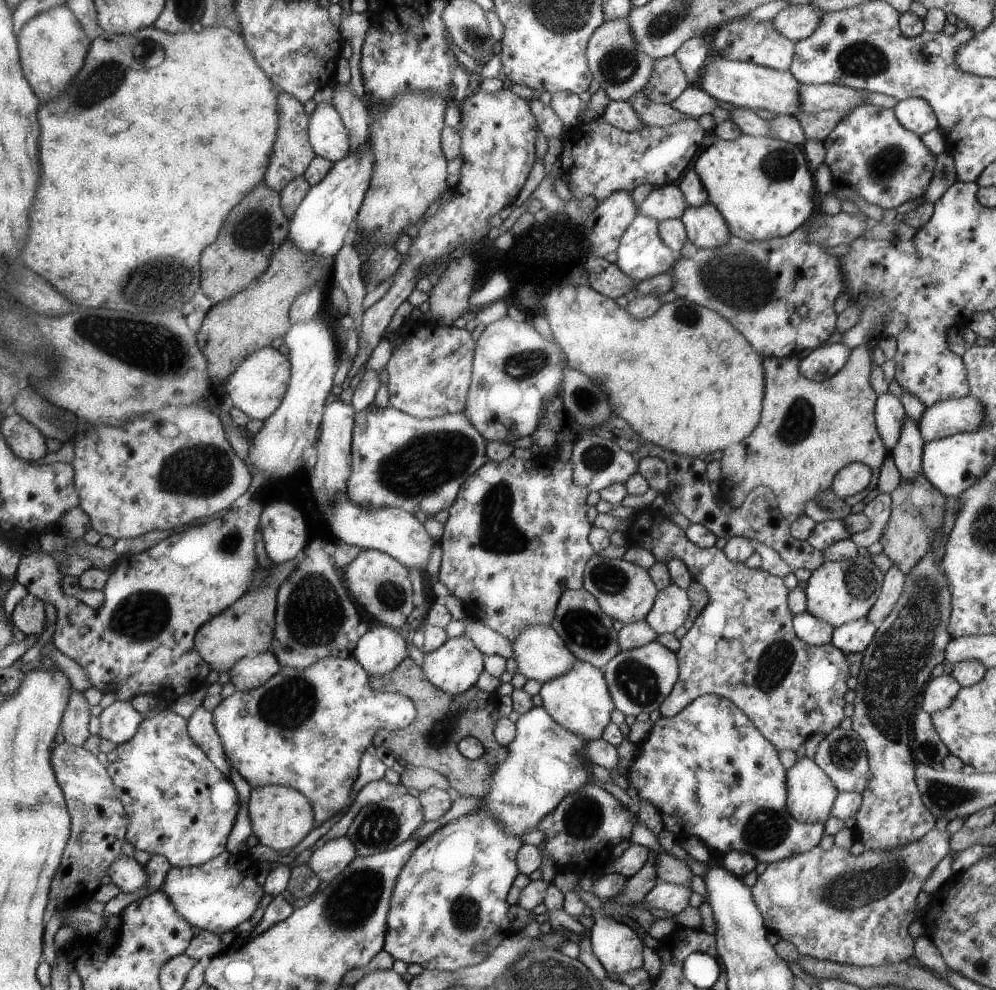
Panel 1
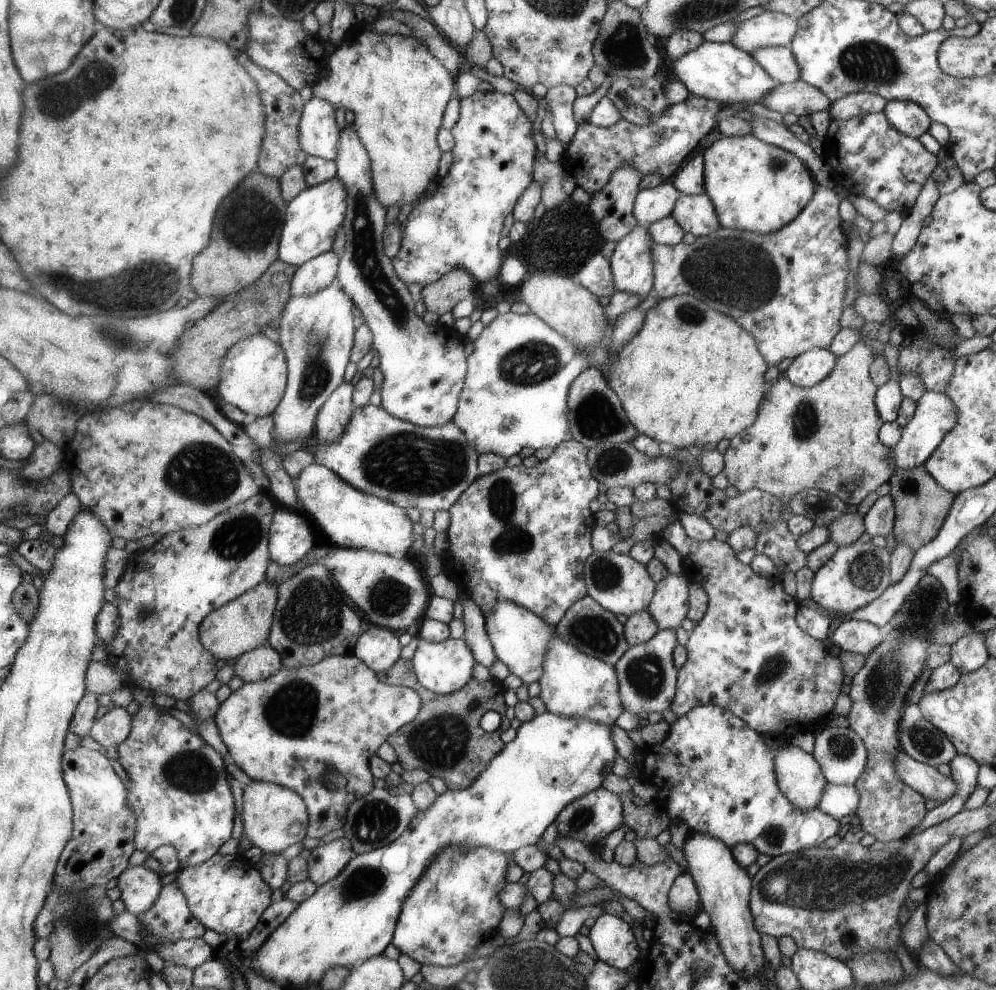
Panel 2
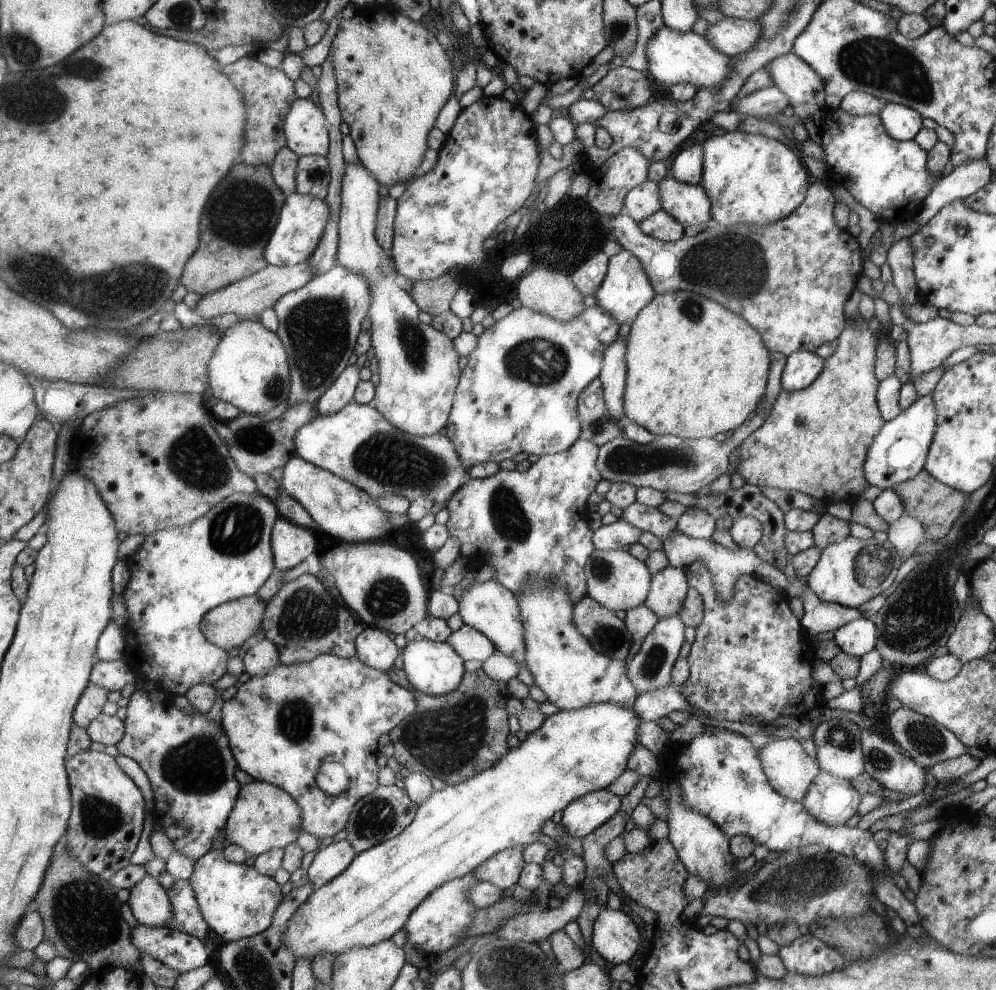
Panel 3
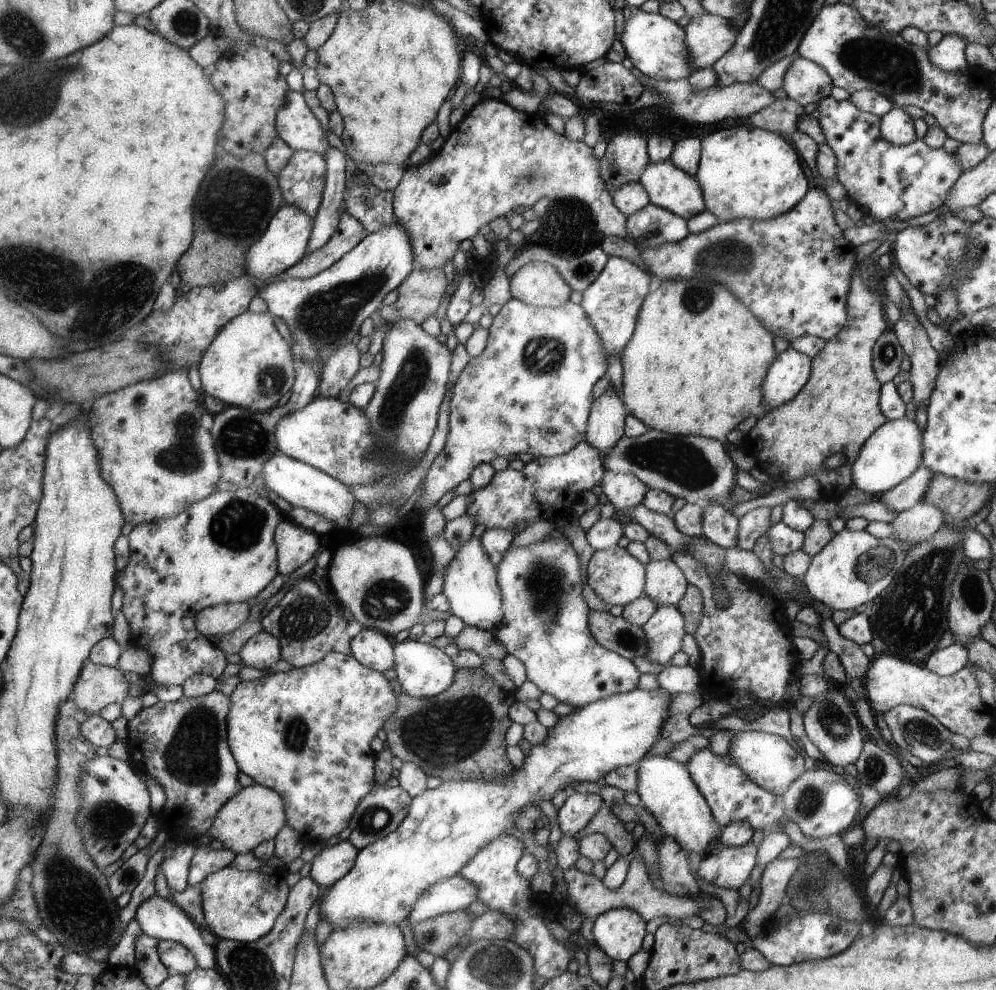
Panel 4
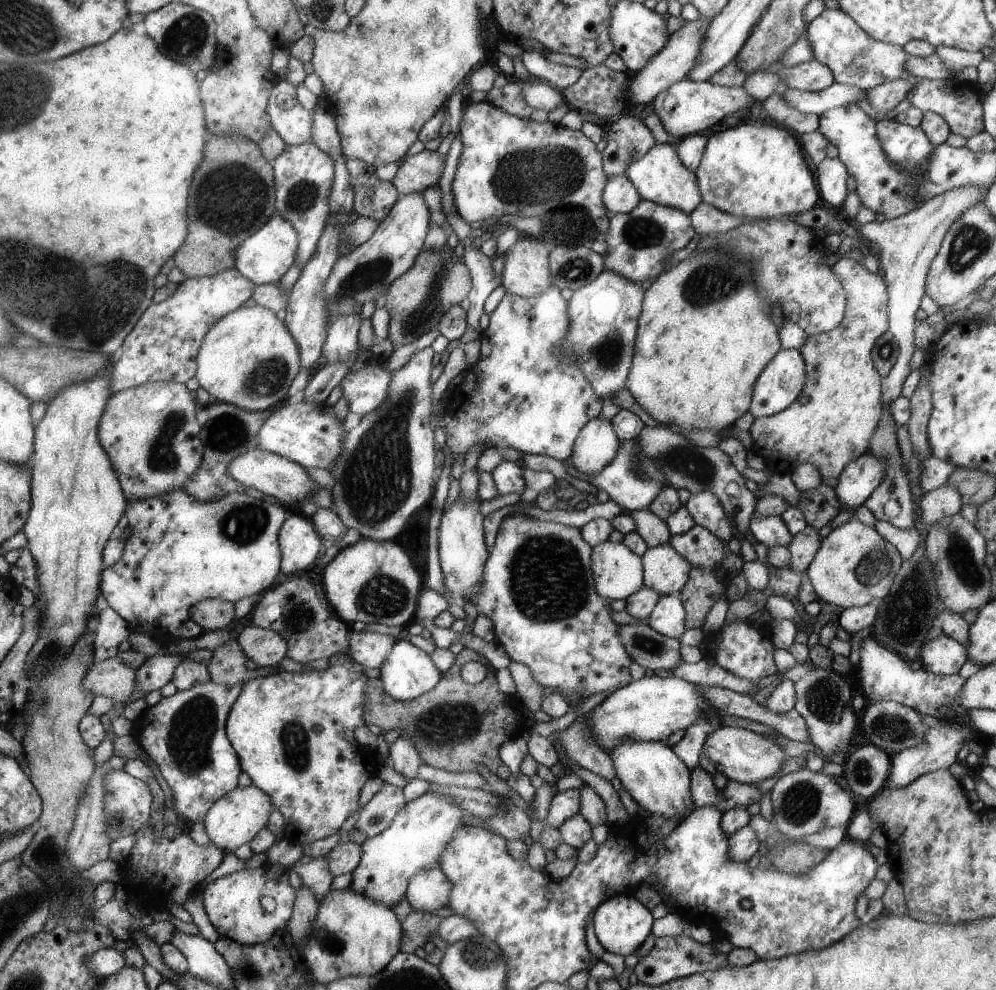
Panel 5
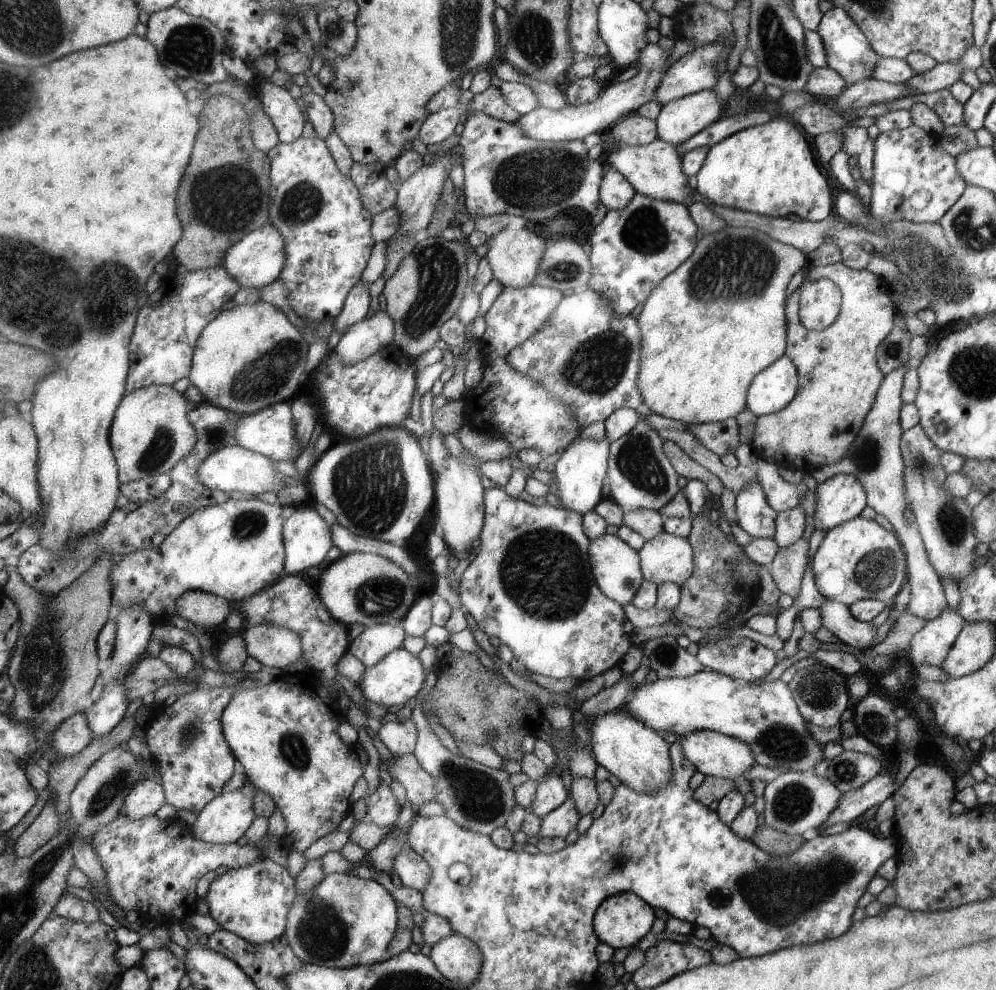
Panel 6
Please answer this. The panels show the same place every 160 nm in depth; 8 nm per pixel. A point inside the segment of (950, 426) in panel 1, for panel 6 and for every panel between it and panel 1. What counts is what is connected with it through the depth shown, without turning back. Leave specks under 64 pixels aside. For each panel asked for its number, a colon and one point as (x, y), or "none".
2: (934, 416)
3: (898, 452)
4: (892, 453)
5: (855, 484)
6: (841, 497)

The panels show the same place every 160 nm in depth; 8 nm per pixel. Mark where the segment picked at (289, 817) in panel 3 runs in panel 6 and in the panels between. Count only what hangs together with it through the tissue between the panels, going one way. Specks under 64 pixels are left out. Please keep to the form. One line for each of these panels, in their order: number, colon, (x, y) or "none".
4: (257, 814)
5: (235, 820)
6: (227, 817)

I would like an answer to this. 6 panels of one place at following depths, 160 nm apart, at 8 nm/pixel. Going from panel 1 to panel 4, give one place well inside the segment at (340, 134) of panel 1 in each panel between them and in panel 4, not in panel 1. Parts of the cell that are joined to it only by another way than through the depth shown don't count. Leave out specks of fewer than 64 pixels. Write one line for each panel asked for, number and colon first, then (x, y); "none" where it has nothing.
2: (319, 134)
3: (305, 130)
4: (296, 124)

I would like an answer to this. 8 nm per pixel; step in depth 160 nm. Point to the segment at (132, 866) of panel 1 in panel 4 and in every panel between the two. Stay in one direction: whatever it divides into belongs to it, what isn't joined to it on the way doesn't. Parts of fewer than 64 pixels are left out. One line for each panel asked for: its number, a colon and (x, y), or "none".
2: (140, 886)
3: (151, 903)
4: (159, 917)

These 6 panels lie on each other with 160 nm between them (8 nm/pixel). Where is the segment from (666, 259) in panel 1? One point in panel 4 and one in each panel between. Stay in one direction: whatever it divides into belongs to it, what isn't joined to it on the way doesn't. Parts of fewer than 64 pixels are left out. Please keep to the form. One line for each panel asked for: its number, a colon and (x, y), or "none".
2: (631, 262)
3: (626, 288)
4: (612, 301)

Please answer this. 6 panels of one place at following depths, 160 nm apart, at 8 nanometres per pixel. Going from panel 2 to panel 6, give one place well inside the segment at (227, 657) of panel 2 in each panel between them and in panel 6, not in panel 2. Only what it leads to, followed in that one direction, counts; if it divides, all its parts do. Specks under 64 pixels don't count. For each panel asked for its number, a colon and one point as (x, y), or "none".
3: (230, 624)
4: (223, 619)
5: (212, 614)
6: (206, 610)

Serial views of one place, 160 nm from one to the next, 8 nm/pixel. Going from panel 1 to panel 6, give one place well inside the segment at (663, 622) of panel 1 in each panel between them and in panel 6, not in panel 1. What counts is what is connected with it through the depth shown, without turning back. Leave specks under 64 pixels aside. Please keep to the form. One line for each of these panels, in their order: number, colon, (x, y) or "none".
2: (667, 608)
3: (667, 590)
4: (664, 581)
5: (663, 570)
6: (664, 559)

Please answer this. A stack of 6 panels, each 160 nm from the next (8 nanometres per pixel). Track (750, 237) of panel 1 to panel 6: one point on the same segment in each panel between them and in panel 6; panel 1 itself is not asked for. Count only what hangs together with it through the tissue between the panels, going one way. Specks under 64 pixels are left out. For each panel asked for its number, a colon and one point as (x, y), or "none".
2: (757, 187)
3: (752, 179)
4: (745, 172)
5: (754, 171)
6: (769, 169)

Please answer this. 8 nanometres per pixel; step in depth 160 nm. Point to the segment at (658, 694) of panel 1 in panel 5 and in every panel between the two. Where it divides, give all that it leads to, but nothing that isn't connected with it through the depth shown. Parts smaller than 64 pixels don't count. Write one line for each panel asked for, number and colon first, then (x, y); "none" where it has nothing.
2: (646, 675)
3: (650, 667)
4: (664, 629)
5: (667, 617)

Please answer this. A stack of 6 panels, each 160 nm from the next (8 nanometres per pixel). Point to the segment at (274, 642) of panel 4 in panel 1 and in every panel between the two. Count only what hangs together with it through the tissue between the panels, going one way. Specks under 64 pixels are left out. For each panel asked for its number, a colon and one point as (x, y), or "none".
1: (248, 674)
2: (257, 665)
3: (261, 659)

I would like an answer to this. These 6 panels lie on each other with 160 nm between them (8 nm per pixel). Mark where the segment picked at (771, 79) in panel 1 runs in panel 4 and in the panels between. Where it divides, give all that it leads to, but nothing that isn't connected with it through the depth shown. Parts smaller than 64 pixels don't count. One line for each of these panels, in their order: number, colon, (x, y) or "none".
2: (720, 71)
3: (673, 57)
4: (655, 46)

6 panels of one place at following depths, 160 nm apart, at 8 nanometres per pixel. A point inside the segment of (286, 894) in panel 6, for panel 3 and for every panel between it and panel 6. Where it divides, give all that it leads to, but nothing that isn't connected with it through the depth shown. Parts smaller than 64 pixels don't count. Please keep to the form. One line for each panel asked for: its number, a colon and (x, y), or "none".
3: (238, 901)
4: (242, 906)
5: (234, 903)

